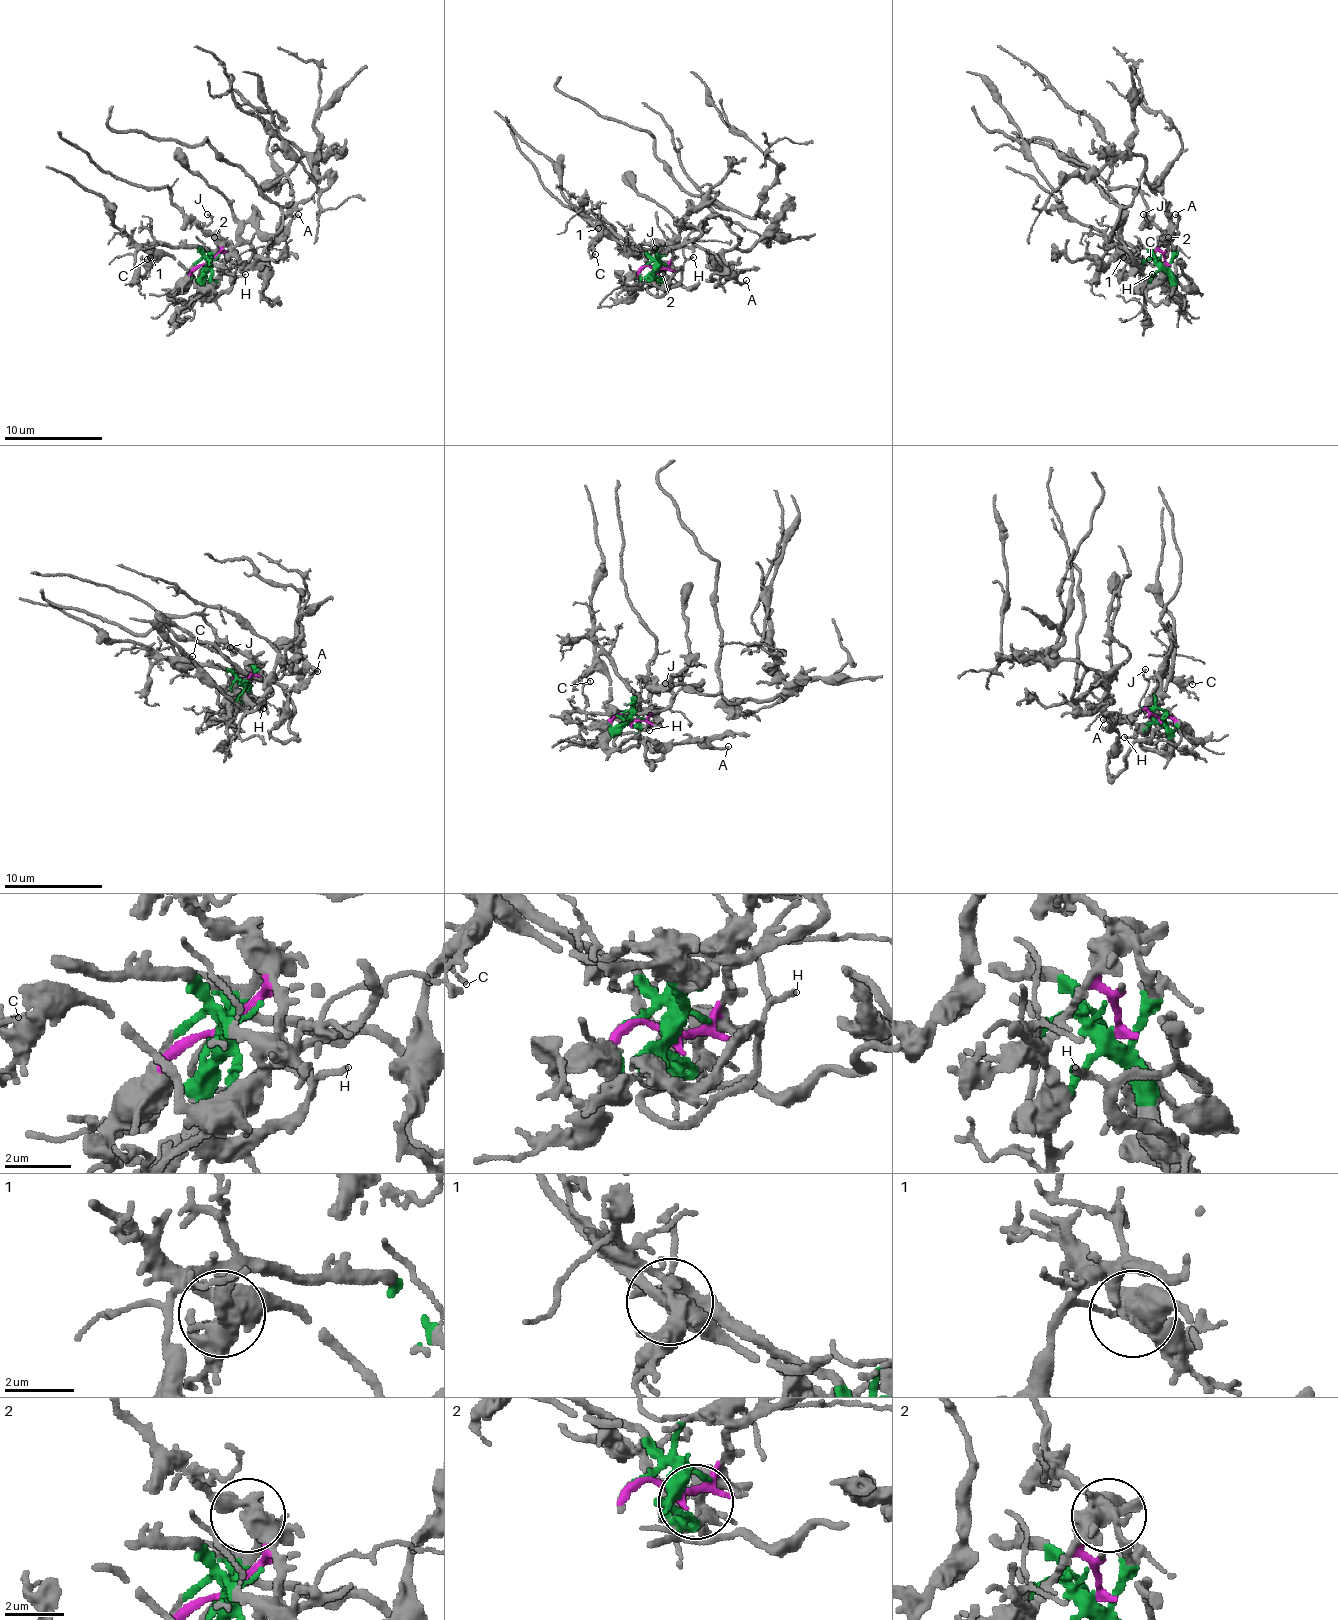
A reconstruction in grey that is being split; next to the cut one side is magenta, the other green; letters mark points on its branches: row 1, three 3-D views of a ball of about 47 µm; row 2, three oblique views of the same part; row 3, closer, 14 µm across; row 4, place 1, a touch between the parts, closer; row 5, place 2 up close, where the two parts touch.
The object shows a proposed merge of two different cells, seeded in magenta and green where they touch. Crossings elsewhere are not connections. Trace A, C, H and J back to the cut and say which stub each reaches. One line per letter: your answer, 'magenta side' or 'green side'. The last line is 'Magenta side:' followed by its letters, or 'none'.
A: green side
C: green side
H: green side
J: green side
Magenta side: none

